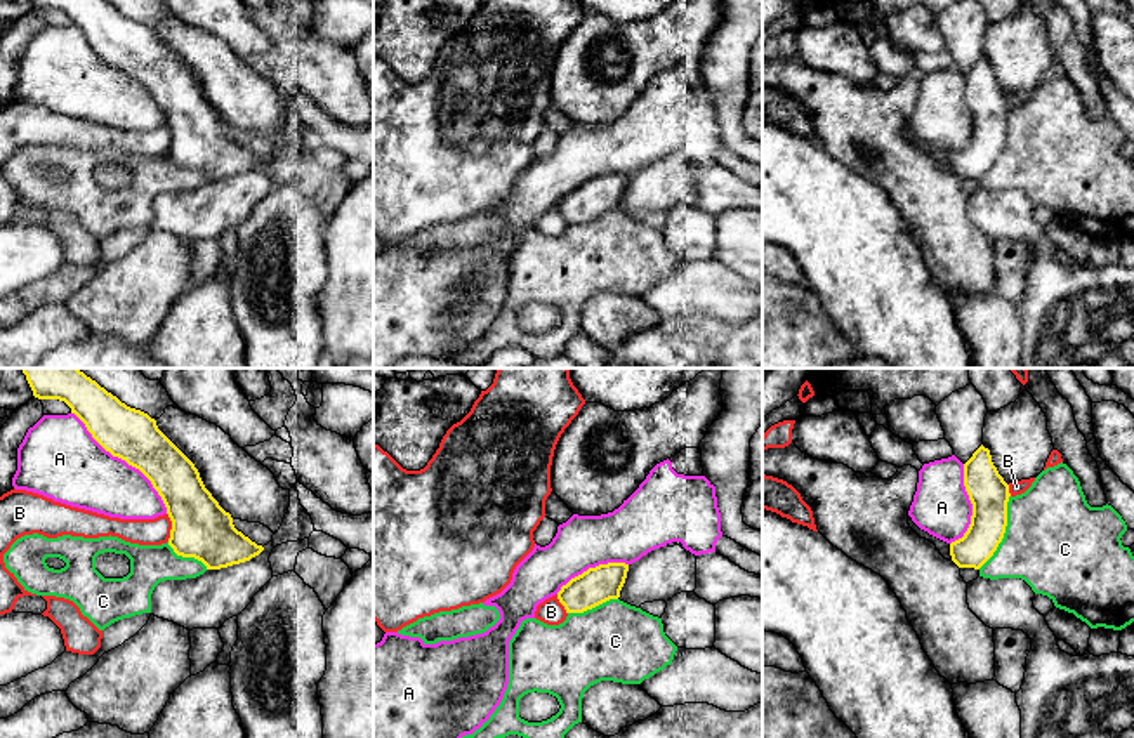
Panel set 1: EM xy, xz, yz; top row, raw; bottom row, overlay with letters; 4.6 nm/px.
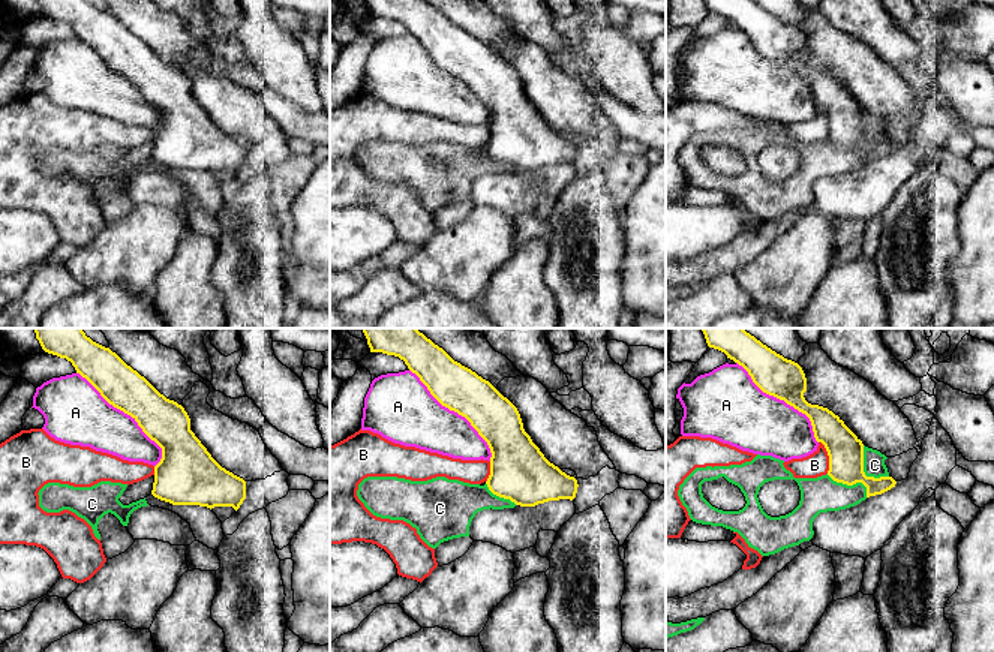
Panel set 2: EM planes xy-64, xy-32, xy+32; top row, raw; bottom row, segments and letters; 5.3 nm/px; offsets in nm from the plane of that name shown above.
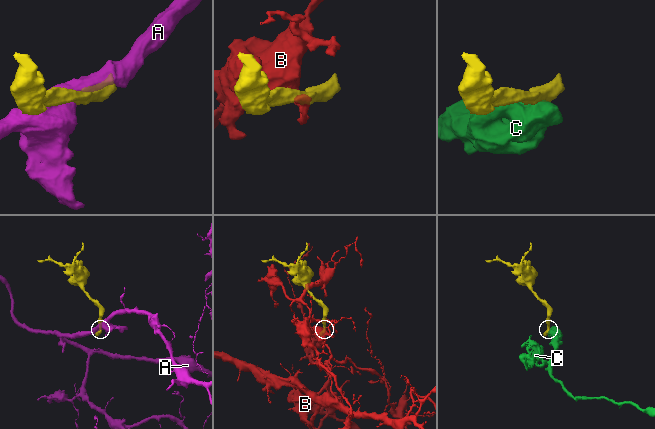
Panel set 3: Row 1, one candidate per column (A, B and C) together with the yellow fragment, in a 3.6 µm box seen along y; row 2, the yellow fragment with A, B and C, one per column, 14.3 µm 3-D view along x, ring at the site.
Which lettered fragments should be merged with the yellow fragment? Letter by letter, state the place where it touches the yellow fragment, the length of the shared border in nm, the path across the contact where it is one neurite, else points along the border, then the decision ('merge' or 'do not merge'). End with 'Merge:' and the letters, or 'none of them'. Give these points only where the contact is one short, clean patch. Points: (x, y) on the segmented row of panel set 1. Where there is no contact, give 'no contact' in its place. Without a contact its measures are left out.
A: contact xy (125, 461); length 650 nm; do not merge
B: contact xy (172, 527); length 140 nm; border xy (167, 513), (171, 521), (169, 540); do not merge
C: contact yz (1004, 532); length 380 nm; do not merge
Merge: none of them

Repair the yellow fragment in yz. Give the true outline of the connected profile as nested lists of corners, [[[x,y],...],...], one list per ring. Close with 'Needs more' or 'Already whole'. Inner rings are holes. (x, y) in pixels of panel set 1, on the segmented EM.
[[[983,445],[964,464],[964,486],[972,504],[972,516],[964,537],[950,544],[950,556],[959,568],[979,570],[1004,538],[1011,497],[1009,484]]]. Already whole

